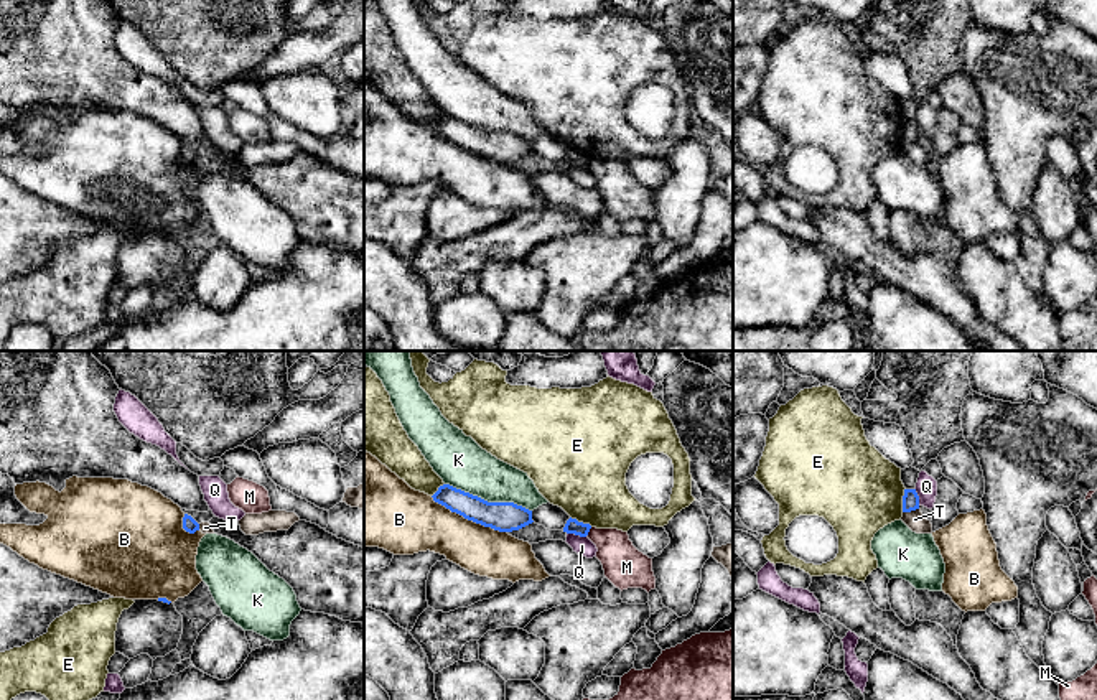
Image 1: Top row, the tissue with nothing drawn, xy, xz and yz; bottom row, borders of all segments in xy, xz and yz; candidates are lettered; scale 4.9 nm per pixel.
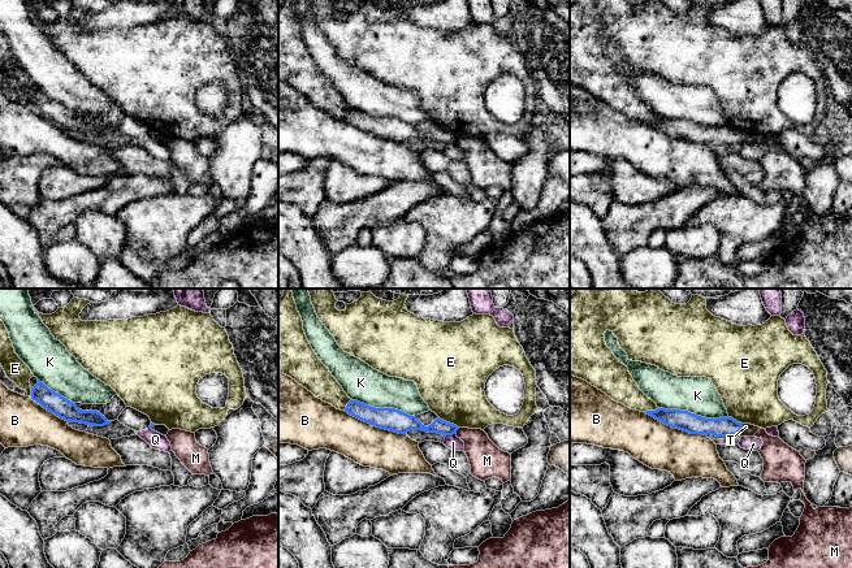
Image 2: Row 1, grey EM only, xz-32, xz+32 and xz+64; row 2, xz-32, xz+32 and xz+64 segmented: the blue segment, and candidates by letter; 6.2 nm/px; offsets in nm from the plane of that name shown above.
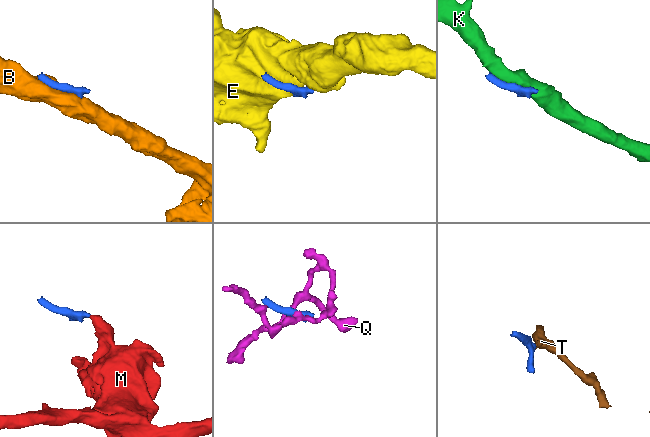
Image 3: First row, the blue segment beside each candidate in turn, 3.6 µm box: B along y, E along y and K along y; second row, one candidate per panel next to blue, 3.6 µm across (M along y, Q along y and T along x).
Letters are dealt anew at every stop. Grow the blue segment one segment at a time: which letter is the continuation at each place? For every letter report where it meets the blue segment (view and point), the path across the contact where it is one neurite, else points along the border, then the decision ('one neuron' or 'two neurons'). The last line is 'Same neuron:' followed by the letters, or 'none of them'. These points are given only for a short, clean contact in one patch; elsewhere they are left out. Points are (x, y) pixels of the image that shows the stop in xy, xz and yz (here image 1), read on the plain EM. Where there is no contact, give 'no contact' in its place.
B: contact xz (468, 150); two neurons
E: contact yz (903, 130); two neurons
K: contact xz (486, 132); two neurons
M: contact xz (588, 162); border xz (592, 158), (587, 165); two neurons
Q: contact xz (577, 165); border xz (567, 163), (587, 167); two neurons
T: contact yz (910, 142); border yz (918, 139), (903, 144); two neurons
Same neuron: none of them

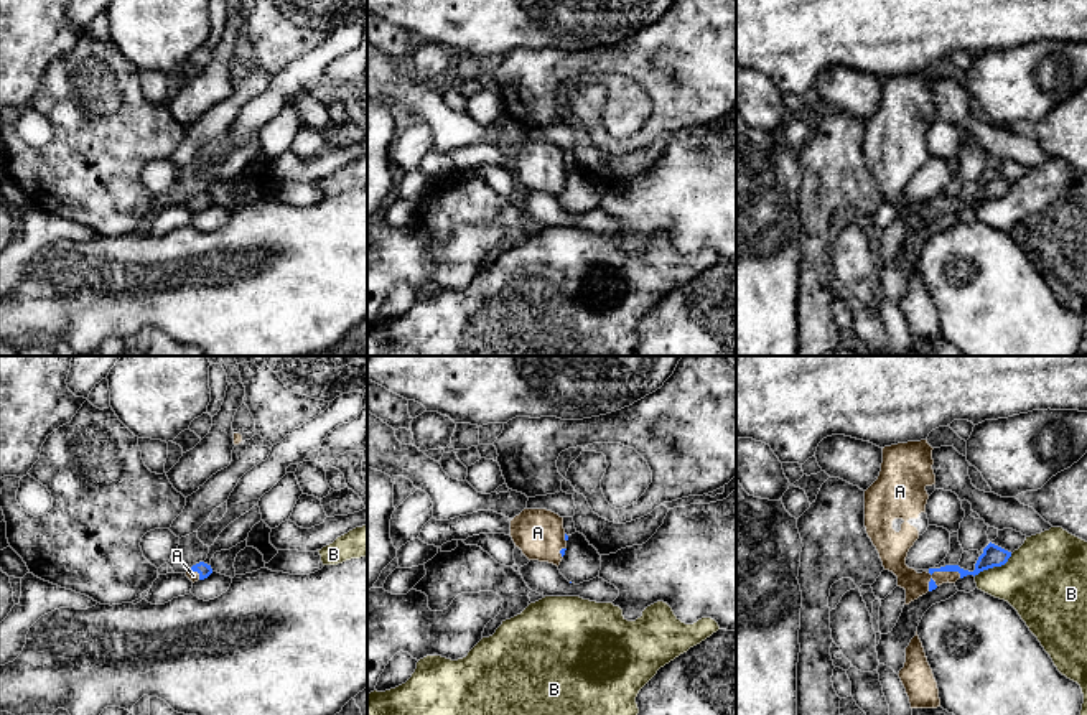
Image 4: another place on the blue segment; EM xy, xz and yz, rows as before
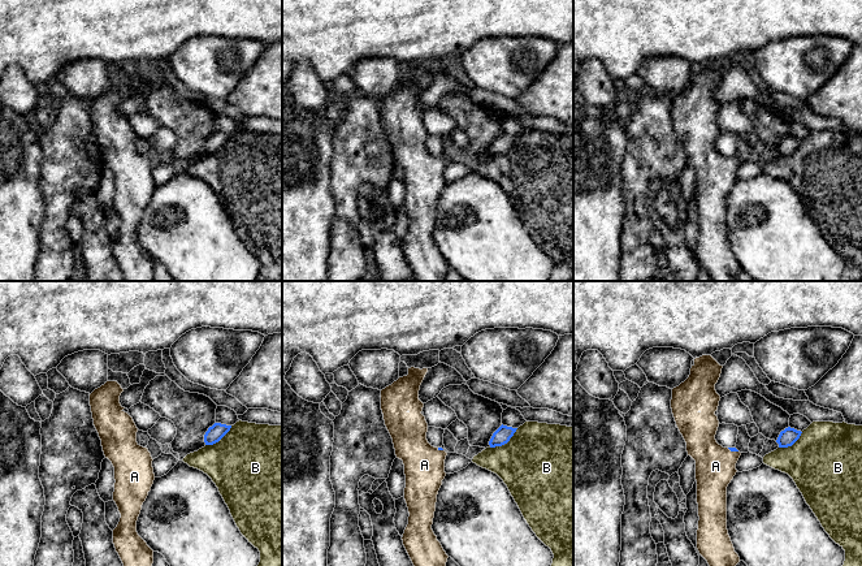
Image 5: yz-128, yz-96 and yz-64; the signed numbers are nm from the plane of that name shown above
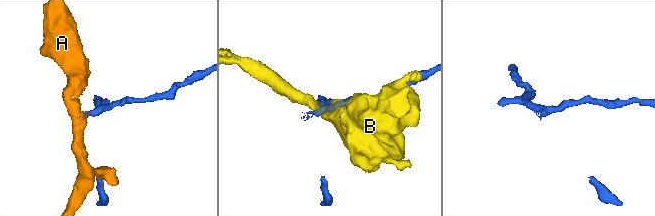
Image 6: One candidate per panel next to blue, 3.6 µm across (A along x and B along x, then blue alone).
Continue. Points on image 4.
A: contact yz (937, 201); one neuron
B: contact yz (993, 196); two neurons
Same neuron: A

